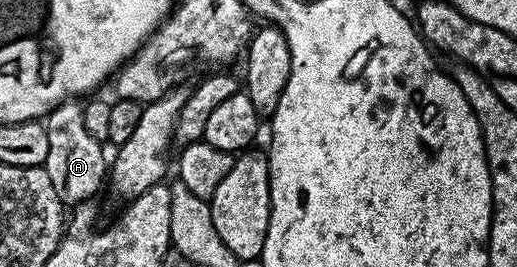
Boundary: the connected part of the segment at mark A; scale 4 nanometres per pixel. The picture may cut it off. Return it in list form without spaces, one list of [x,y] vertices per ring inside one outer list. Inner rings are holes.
[[[66,101],[49,112],[43,120],[48,142],[44,169],[55,185],[55,193],[59,193],[65,205],[90,202],[94,198],[92,195],[103,187],[107,179],[107,155],[105,159],[102,140],[87,133],[87,125],[83,125],[84,112],[85,108],[80,102]]]

